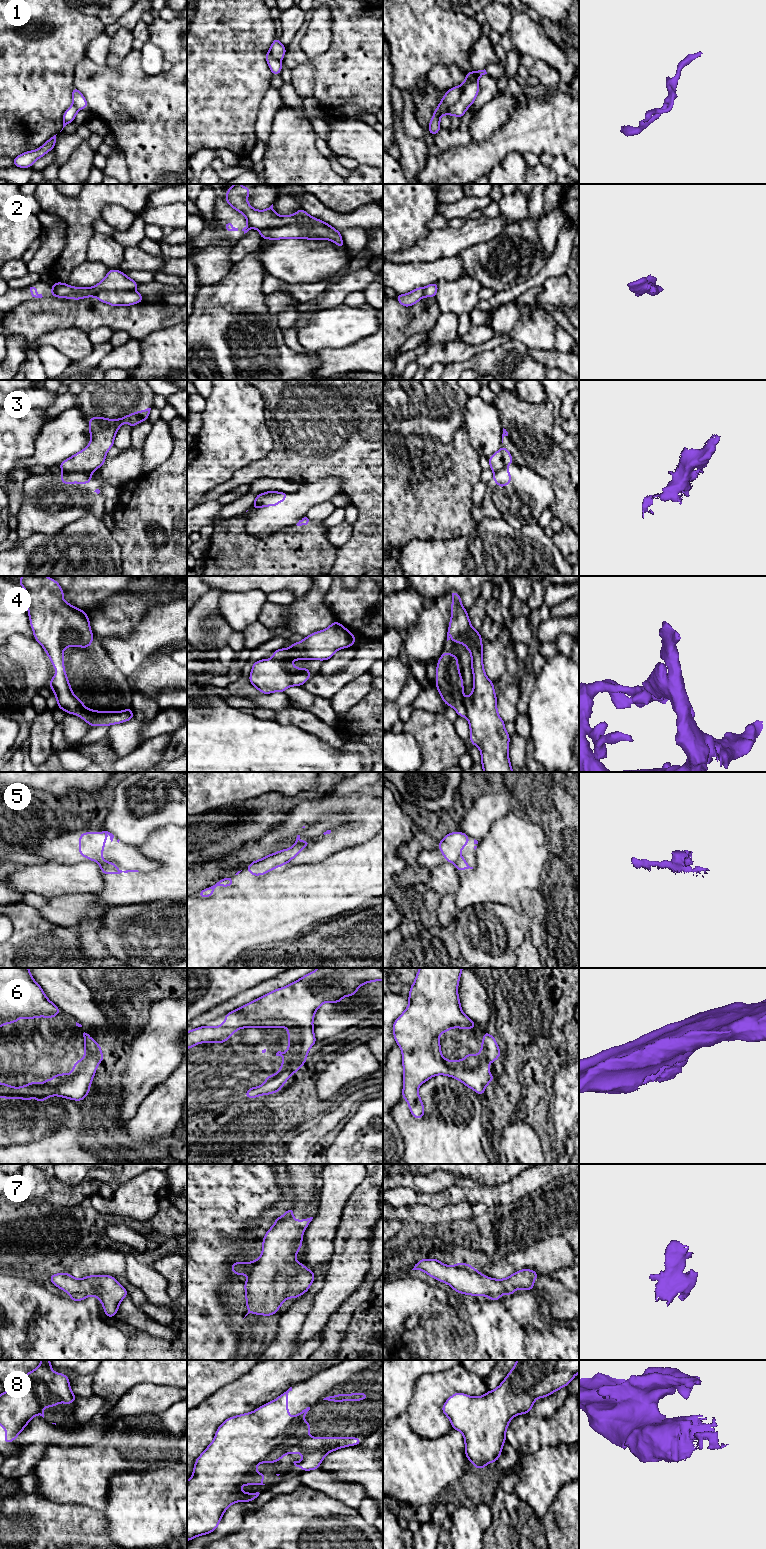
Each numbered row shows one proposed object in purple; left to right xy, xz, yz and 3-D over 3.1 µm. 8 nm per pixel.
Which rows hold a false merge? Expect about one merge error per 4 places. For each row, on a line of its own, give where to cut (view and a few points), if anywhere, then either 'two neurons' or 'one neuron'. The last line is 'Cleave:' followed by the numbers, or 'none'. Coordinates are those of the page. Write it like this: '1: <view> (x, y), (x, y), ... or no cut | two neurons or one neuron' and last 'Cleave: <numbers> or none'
1: no cut | one neuron
2: xz (315, 218), (300, 223), (270, 226), (259, 230) | two neurons
3: xy (94, 469), (65, 473) | two neurons
4: no cut | one neuron
5: xy (97, 860), (104, 861) | two neurons
6: no cut | one neuron
7: no cut | one neuron
8: no cut | one neuron
Cleave: 2, 3, 5

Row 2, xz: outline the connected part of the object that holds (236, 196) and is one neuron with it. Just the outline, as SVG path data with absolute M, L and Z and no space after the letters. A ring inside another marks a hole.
M234 184L227 189L225 200L236 211L242 213L251 228L262 230L270 227L279 227L290 224L301 224L316 218L311 217L303 208L292 215L278 215L273 204L266 210L255 210L248 202L250 188Z

